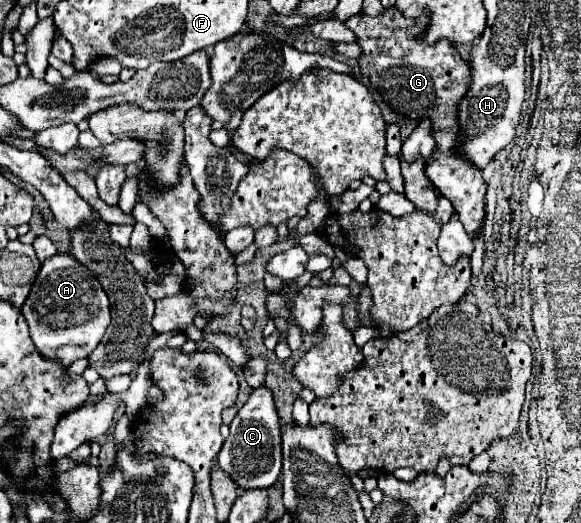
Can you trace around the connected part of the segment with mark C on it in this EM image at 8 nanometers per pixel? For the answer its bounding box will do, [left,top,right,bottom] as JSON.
[219,385,281,489]

